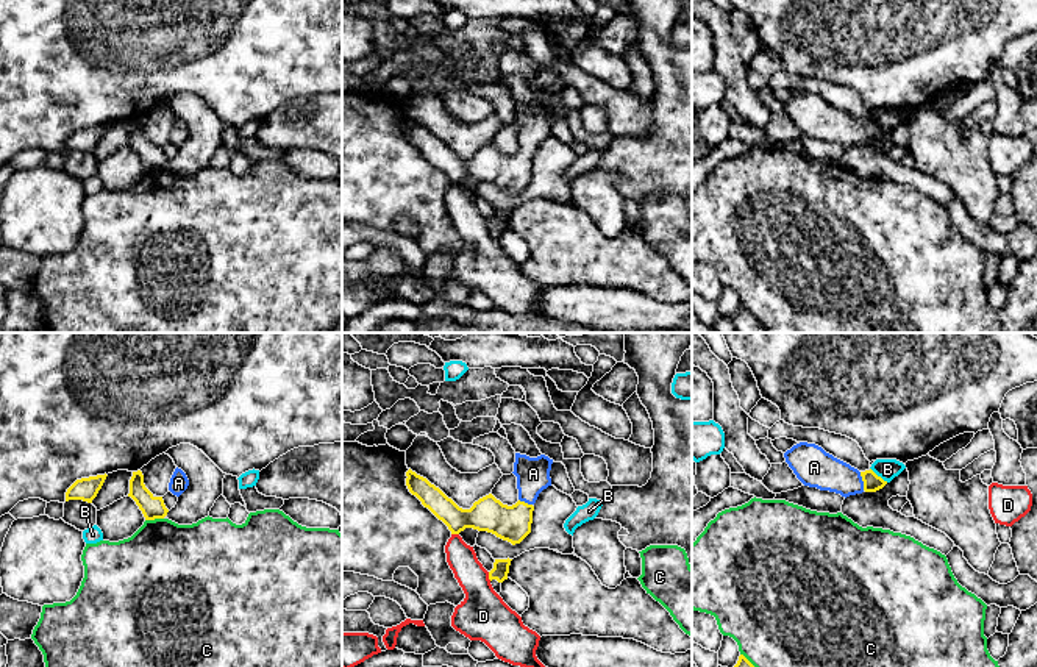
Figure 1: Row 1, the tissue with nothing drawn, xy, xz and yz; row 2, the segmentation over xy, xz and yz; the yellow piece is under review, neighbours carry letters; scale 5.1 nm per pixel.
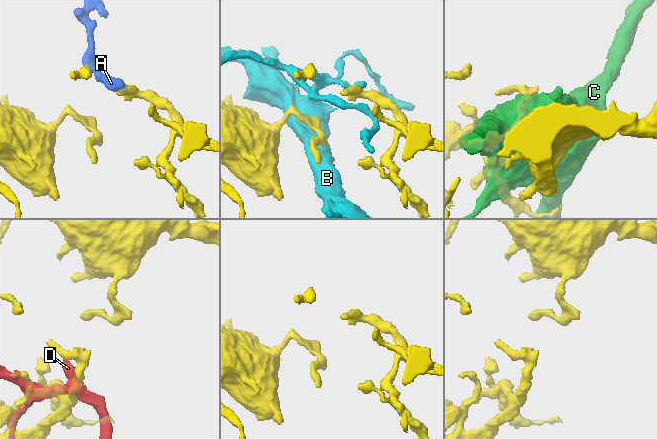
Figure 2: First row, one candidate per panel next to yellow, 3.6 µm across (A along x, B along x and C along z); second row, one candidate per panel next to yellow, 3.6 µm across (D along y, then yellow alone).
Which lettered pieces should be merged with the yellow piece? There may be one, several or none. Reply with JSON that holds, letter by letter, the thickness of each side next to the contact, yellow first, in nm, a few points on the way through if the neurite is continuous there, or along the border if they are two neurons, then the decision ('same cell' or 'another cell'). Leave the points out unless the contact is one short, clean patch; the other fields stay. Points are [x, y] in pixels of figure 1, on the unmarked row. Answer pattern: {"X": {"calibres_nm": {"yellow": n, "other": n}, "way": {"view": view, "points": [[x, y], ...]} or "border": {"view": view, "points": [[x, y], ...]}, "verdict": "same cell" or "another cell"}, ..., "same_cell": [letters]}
{"A": {"calibres_nm": {"yellow": 90, "other": 190}, "way": {"view": "yz", "points": [[872, 133], [864, 131], [848, 131], [819, 119]]}, "verdict": "same cell"}, "B": {"calibres_nm": {"yellow": 90, "other": 110}, "verdict": "another cell"}, "C": {"calibres_nm": {"yellow": 120, "other": 460}, "verdict": "another cell"}, "D": {"calibres_nm": {"yellow": 90, "other": 260}, "verdict": "another cell"}, "same_cell": ["A"]}

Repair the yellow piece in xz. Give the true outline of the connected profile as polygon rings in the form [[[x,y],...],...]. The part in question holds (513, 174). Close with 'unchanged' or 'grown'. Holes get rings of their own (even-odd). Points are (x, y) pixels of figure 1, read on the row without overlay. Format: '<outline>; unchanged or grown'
[[[515,103],[512,123],[517,127],[518,152],[512,156],[503,155],[489,144],[475,152],[470,159],[462,159],[439,137],[411,119],[406,122],[406,136],[425,158],[448,177],[451,184],[473,178],[492,183],[515,195],[531,183],[533,155],[539,144],[551,136],[551,114],[553,109],[545,105],[529,108]]]; grown

